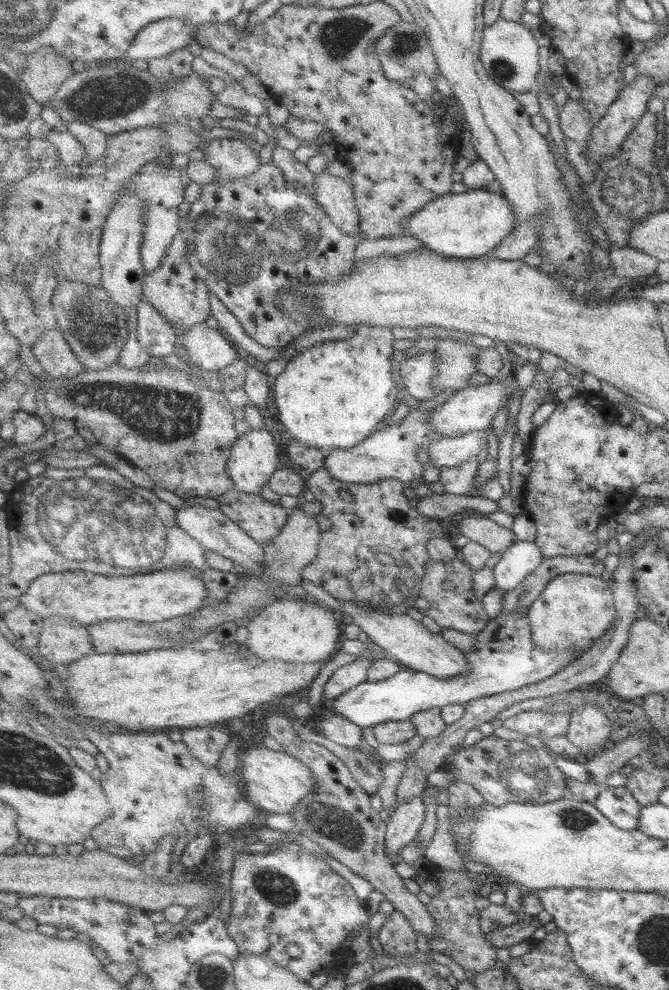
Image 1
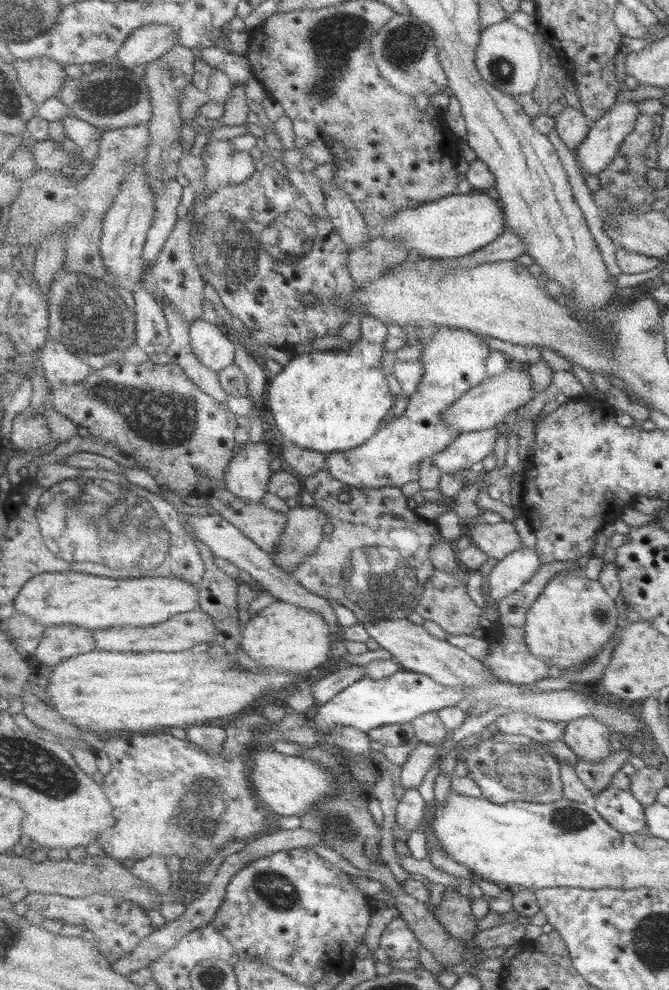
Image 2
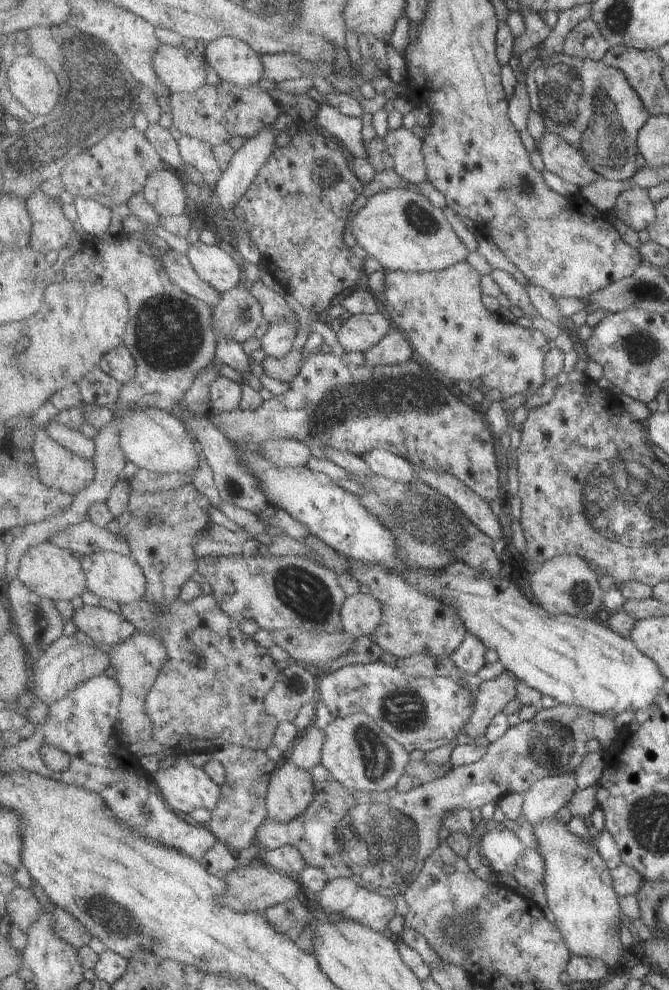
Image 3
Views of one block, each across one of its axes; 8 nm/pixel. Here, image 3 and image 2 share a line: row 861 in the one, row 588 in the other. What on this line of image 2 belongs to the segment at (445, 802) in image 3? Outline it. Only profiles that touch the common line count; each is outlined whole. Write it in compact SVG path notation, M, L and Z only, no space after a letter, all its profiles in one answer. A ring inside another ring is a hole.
M329 470L320 471L307 478L306 491L315 499L315 504L327 512L329 521L335 525L335 532L326 534L319 550L308 556L297 568L295 578L313 594L336 601L352 610L361 624L380 620L400 620L418 613L421 601L427 592L428 582L435 578L438 568L431 558L432 550L444 536L437 521L426 520L408 506L400 488L356 488L338 480ZM342 494L350 494L351 500L342 502Z

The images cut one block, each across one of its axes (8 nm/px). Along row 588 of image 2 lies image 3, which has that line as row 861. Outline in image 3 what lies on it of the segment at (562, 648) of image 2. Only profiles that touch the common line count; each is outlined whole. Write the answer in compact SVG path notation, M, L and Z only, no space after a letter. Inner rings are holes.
M558 814L554 818L548 818L548 822L542 822L532 829L535 834L538 851L546 858L546 890L545 894L549 900L549 906L556 918L556 925L564 942L573 956L584 956L586 958L602 958L610 966L616 966L622 958L623 952L628 947L624 942L620 924L624 922L621 897L616 892L615 879L612 876L613 870L608 868L604 856L595 846L595 842L587 843L584 838L576 836L570 830L570 824L564 822Z

